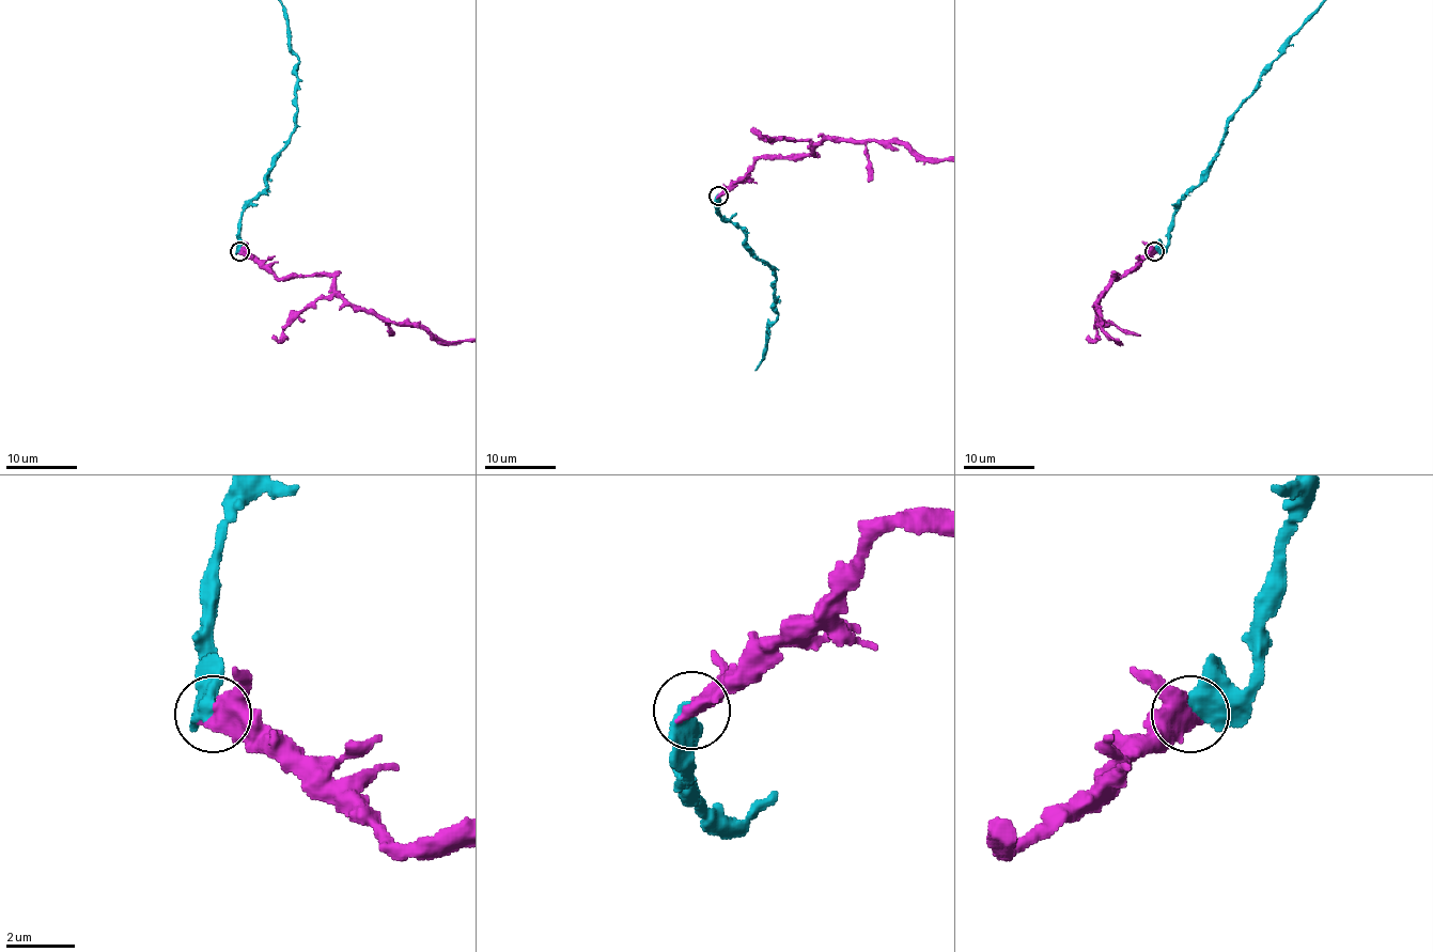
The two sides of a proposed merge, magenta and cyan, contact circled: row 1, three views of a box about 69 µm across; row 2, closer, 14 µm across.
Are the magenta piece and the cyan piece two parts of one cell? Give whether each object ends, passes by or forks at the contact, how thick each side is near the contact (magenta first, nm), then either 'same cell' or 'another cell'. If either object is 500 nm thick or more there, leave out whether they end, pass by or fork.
600 nm thick on the magenta side, 550 nm on the other; another cell

